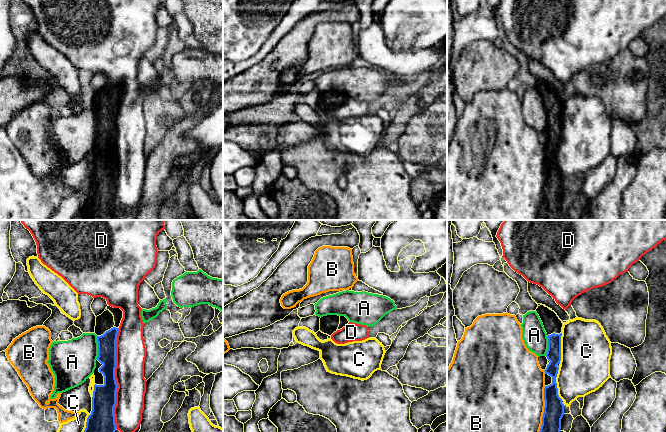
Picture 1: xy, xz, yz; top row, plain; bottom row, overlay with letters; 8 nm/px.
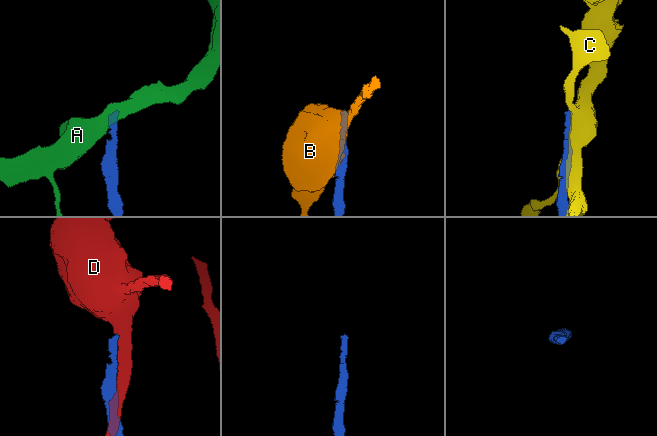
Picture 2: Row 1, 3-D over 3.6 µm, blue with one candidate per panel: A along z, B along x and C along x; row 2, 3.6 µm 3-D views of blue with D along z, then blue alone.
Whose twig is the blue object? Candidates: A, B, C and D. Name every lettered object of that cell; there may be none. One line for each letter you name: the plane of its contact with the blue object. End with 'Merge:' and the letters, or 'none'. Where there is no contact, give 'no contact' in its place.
Merge: none

